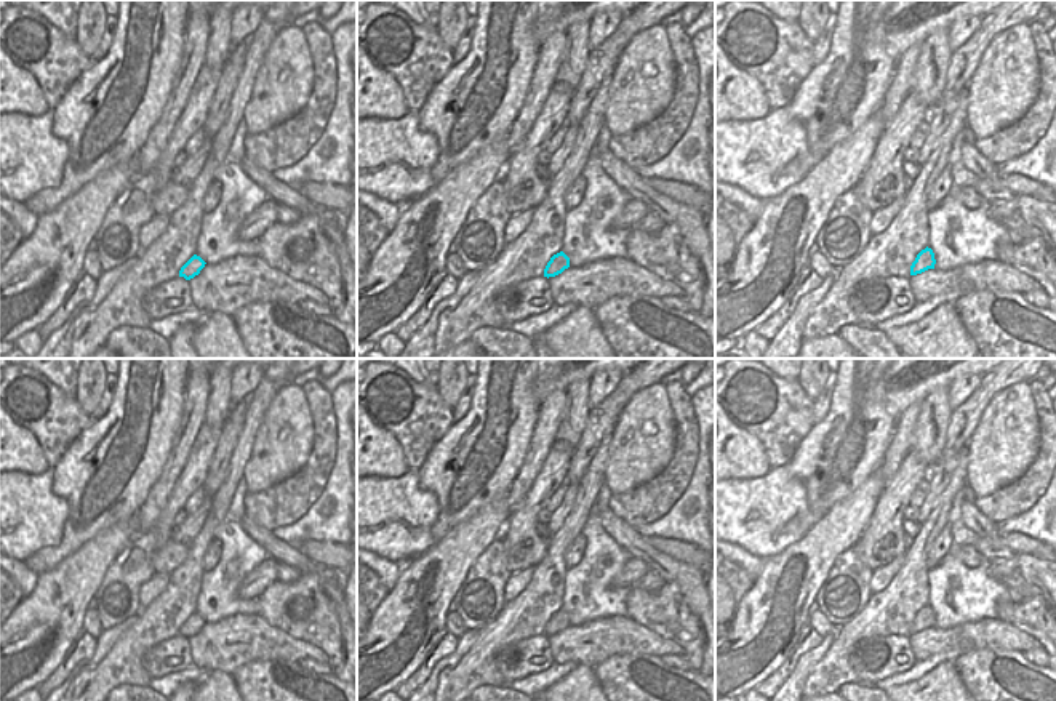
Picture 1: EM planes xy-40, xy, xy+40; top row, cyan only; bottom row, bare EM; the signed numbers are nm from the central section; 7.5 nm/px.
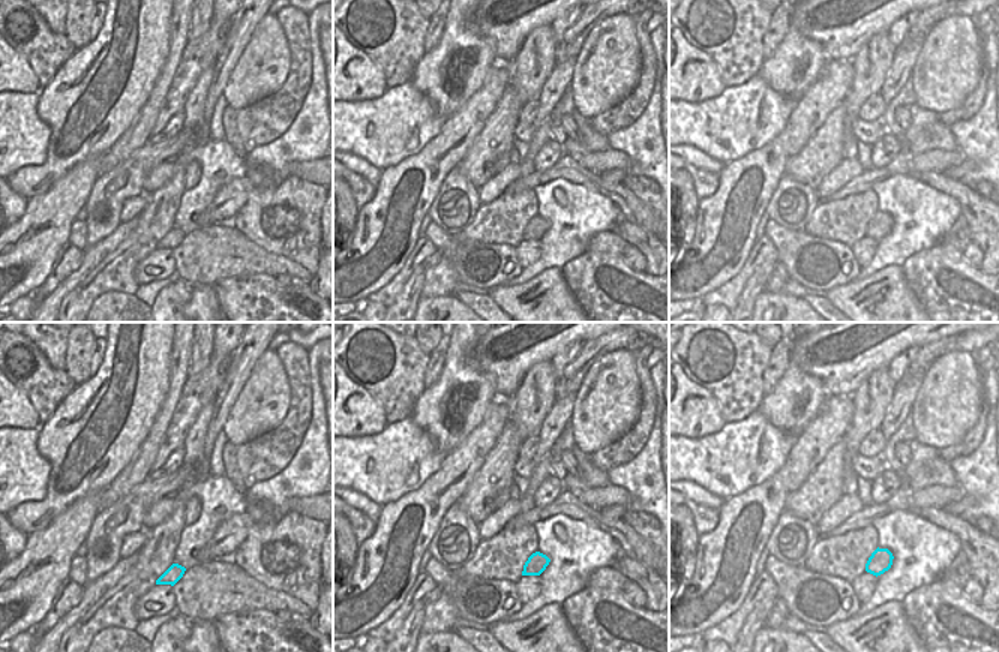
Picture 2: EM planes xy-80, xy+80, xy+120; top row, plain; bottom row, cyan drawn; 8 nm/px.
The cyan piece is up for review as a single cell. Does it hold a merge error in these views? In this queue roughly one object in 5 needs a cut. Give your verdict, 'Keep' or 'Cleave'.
Keep

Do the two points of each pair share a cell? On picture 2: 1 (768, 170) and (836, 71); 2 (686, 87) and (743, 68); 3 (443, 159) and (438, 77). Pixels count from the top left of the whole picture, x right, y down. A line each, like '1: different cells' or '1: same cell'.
1: same cell
2: different cells
3: different cells

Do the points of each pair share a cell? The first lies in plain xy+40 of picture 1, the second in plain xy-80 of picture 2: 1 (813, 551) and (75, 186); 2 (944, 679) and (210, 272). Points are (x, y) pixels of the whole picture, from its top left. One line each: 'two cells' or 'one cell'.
1: one cell
2: two cells

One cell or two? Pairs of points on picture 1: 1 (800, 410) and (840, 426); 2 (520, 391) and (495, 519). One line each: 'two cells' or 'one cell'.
1: two cells
2: two cells

